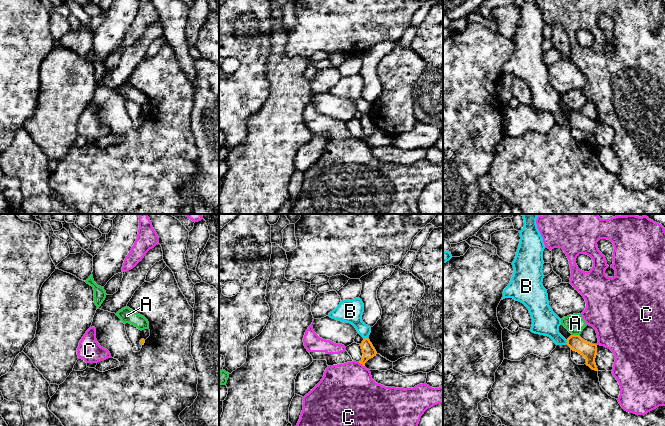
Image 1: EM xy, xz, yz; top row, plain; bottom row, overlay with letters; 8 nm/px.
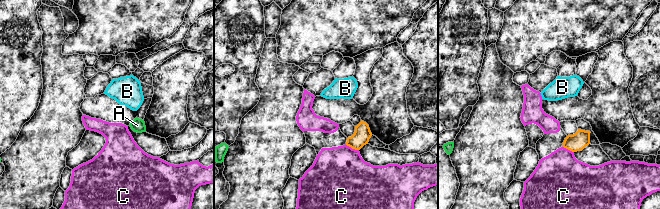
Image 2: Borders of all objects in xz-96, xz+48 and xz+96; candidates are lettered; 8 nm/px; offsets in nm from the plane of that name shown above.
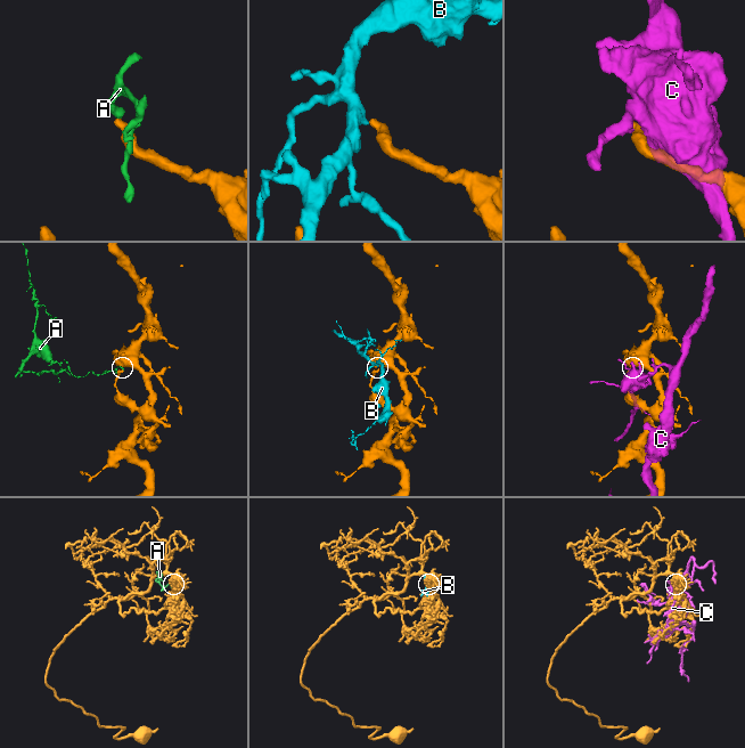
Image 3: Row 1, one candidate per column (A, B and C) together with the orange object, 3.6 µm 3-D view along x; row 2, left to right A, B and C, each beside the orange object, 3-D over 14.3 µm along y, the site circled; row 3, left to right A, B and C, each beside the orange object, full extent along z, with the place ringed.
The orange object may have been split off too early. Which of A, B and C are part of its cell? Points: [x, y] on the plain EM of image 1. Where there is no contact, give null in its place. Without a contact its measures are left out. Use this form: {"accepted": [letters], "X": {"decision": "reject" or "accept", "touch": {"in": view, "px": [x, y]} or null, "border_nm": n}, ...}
{"accepted": [], "A": {"decision": "reject", "touch": {"in": "yz", "px": [575, 111]}, "border_nm": 60}, "B": {"decision": "reject", "touch": {"in": "xz", "px": [365, 114]}, "border_nm": 40}, "C": {"decision": "reject", "touch": {"in": "xz", "px": [361, 139]}, "border_nm": 70}}

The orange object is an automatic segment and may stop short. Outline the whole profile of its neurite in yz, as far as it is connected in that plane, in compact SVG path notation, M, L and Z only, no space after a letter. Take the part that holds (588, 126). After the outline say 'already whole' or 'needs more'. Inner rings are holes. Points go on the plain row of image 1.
M571 111L567 115L567 121L571 126L578 128L586 135L586 141L592 146L598 147L595 134L597 130L597 121L583 116L579 111Z | already whole

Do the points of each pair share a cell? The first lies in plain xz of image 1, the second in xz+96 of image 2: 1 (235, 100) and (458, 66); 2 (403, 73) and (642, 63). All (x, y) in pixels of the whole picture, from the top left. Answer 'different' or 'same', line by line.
1: same
2: different

